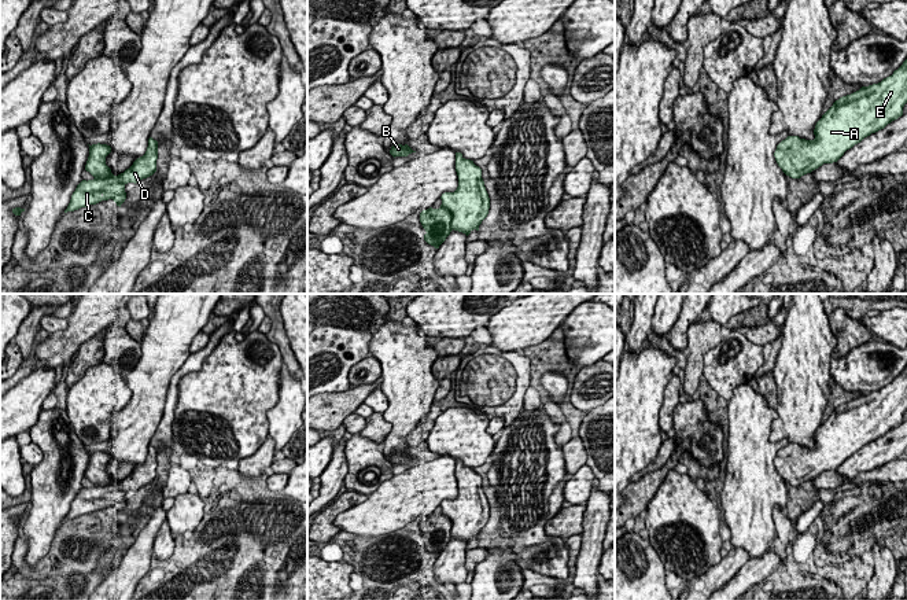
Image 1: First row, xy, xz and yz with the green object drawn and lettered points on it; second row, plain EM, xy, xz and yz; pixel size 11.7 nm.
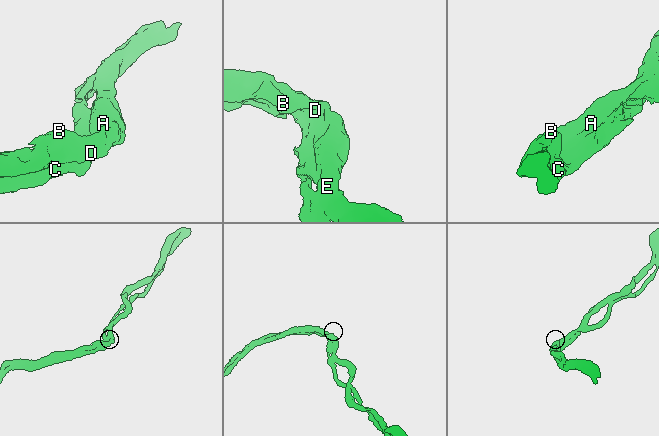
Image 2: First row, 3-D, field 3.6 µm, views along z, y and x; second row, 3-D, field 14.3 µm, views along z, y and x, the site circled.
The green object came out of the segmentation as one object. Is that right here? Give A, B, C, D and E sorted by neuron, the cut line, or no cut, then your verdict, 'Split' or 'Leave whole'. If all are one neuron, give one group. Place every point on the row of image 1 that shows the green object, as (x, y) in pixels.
Groups: A B C D E. No split. Leave whole

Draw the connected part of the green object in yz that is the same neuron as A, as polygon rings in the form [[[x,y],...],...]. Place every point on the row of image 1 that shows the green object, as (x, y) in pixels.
[[[907,59],[892,76],[884,78],[881,82],[862,86],[859,91],[836,100],[816,122],[814,140],[800,139],[799,136],[788,136],[782,140],[774,152],[775,161],[786,176],[800,178],[823,163],[837,162],[847,150],[902,117],[906,103]]]

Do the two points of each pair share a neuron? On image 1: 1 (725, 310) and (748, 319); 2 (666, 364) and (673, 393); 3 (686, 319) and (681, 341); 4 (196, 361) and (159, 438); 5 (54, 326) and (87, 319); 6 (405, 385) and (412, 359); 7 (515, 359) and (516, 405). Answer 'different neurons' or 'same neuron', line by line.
1: same neuron
2: different neurons
3: same neuron
4: same neuron
5: different neurons
6: same neuron
7: same neuron

